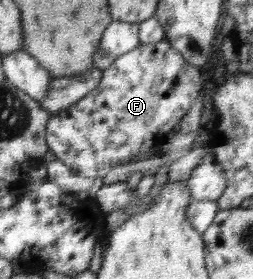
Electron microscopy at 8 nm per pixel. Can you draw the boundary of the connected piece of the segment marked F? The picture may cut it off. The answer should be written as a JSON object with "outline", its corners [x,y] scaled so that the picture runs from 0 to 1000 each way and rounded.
{"outline":[[[656,143],[557,158],[486,201],[466,201],[431,244],[399,251],[395,297],[368,333],[194,416],[178,509],[221,566],[289,613],[328,634],[407,634],[435,606],[557,548],[573,559],[613,545],[617,523],[711,441],[798,326],[806,294],[794,254],[727,219]]]}

